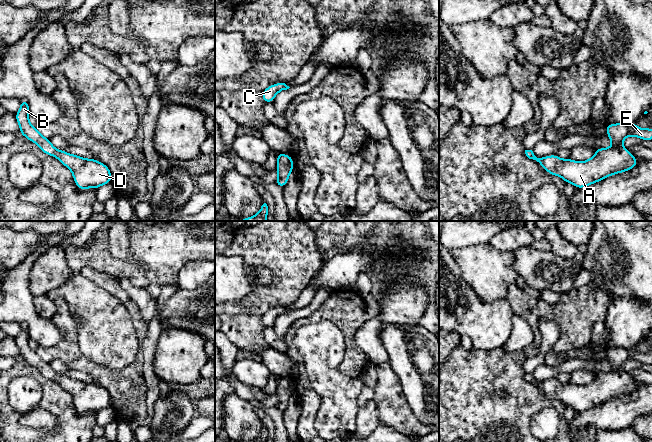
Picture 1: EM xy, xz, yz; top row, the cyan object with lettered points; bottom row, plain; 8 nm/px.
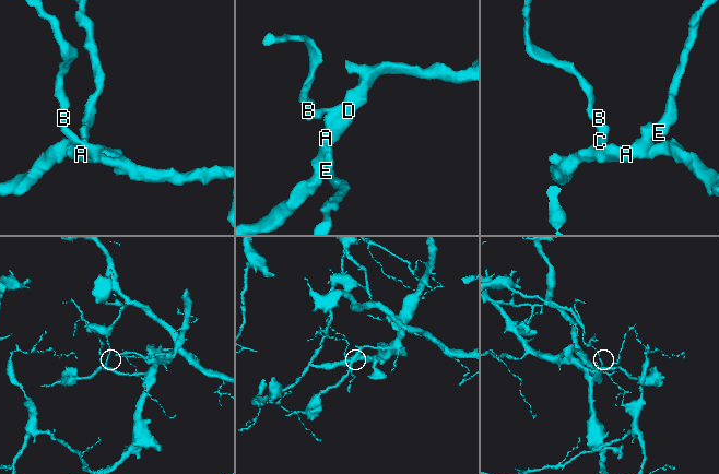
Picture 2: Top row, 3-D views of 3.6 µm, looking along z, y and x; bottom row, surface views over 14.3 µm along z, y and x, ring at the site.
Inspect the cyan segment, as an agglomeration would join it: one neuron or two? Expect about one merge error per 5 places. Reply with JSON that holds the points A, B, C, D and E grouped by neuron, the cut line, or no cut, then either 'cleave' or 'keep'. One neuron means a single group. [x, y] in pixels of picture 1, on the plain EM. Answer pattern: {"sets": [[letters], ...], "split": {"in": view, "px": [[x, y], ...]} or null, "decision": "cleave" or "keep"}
{"sets": [["A", "B", "C", "D", "E"]], "split": null, "decision": "keep"}

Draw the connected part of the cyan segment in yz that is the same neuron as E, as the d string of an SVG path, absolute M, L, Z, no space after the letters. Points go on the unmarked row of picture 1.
M636 346L607 348L606 354L613 370L597 372L595 379L583 386L561 383L556 378L537 382L532 374L525 374L525 378L529 383L536 384L549 398L560 400L577 413L584 412L611 399L629 395L639 387L629 374L621 369L626 361L652 364L652 352L641 353Z

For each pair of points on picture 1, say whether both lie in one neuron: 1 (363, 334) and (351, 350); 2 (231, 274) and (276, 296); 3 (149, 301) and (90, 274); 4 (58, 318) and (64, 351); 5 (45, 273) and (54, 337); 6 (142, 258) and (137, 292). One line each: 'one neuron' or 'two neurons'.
1: two neurons
2: two neurons
3: two neurons
4: one neuron
5: two neurons
6: two neurons

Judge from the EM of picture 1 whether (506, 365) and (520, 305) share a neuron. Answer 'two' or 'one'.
two

